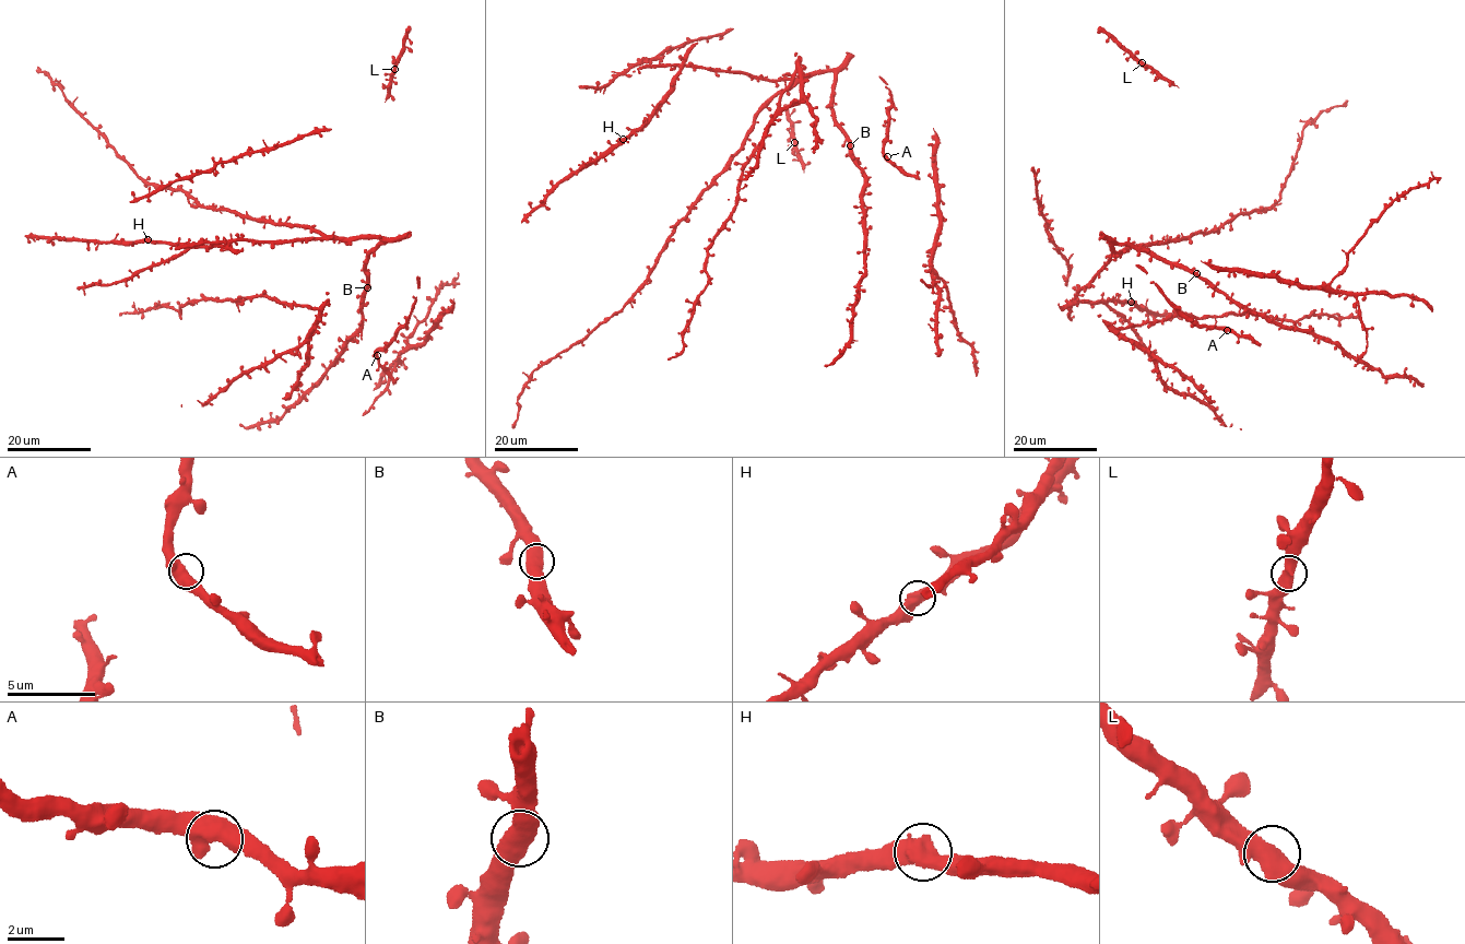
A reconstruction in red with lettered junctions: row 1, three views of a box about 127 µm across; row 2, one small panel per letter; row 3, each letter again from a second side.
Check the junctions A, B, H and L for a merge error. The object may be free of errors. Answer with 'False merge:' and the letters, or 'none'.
False merge: none

